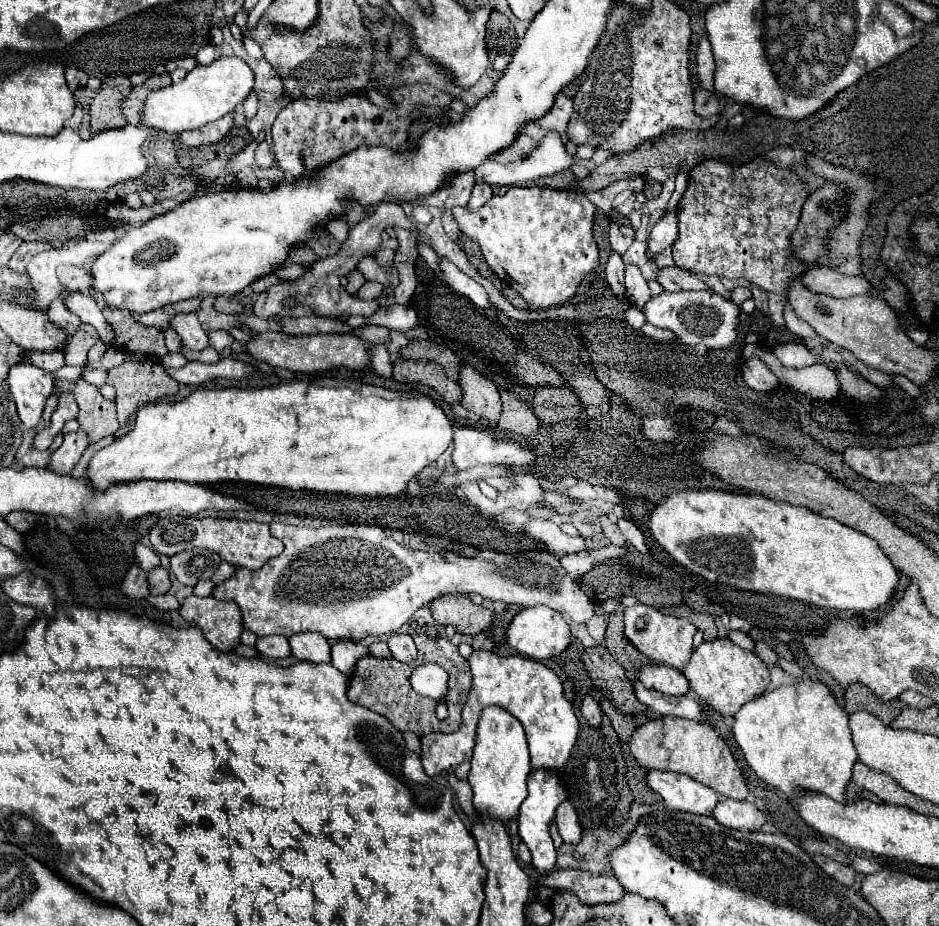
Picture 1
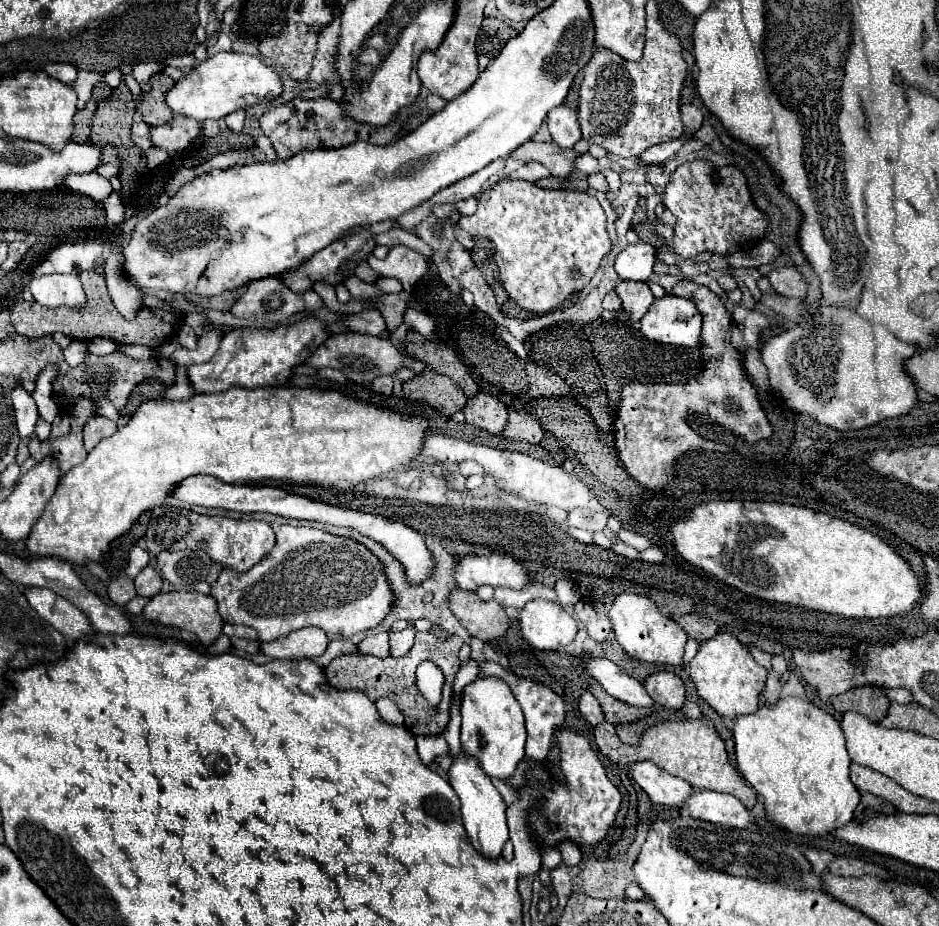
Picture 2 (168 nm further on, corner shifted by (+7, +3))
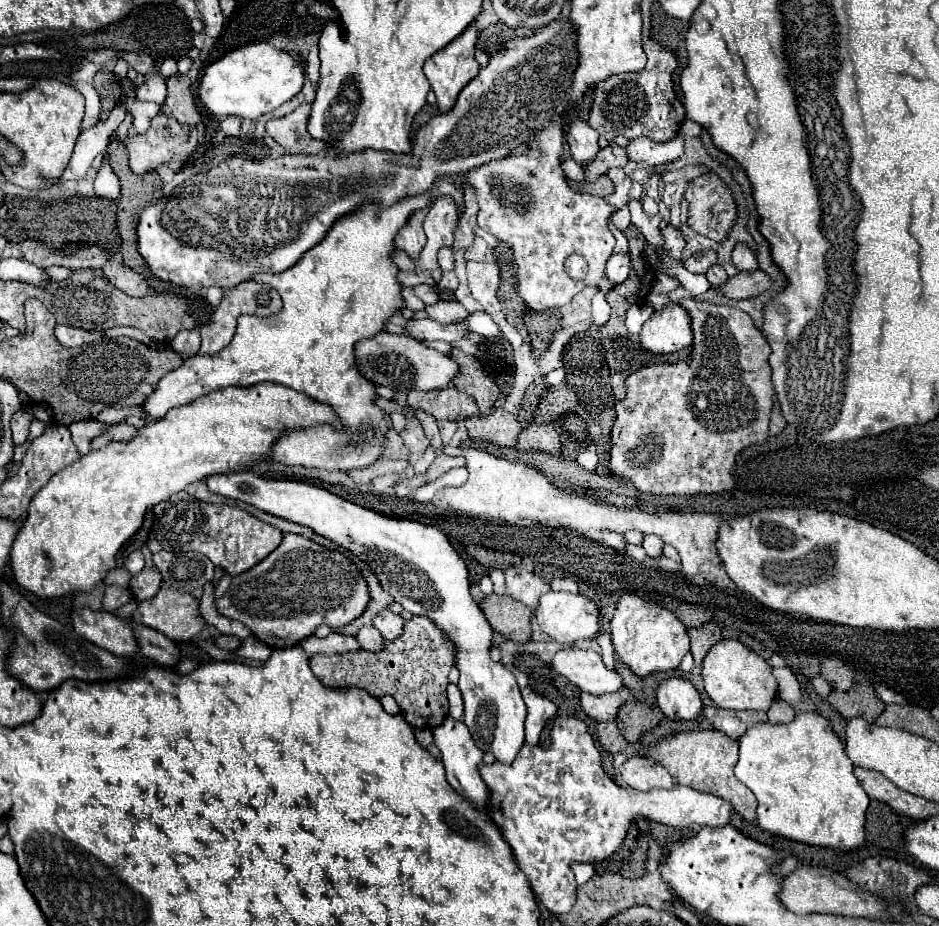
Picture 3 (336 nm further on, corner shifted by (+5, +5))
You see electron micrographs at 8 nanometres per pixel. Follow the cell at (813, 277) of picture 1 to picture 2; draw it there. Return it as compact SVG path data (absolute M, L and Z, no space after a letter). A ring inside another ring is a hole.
M777 268L769 274L773 290L781 296L791 296L803 300L807 296L807 282L797 268Z

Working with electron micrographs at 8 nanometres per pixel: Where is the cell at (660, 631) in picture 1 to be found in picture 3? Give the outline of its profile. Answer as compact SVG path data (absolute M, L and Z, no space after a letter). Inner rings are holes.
M635 594L621 596L611 618L609 632L615 656L639 678L645 678L655 672L675 670L681 664L683 656L689 652L689 636L679 618L659 604L643 602Z

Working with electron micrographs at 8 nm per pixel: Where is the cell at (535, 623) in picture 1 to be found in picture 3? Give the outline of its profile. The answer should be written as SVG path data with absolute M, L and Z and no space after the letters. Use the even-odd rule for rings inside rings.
M547 592L539 600L539 608L535 610L537 624L545 634L549 634L559 644L573 644L577 640L595 640L601 632L601 614L599 604L583 594L571 592Z

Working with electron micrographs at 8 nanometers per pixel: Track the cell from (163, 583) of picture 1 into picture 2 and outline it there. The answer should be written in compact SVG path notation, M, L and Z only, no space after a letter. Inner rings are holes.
M143 568L137 576L135 576L135 588L137 588L137 594L139 596L145 596L145 598L151 598L155 594L161 592L161 576L151 568Z

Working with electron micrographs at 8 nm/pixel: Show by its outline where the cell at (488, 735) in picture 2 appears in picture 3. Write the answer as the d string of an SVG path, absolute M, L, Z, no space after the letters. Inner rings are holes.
M229 472L209 476L207 486L215 494L247 502L267 514L307 526L319 536L325 536L337 546L353 552L373 570L381 588L393 596L395 602L413 616L429 618L455 648L455 666L461 672L459 690L465 702L463 722L471 730L475 744L483 752L495 754L499 762L513 762L525 742L523 722L527 708L515 676L501 662L495 662L489 656L493 646L493 628L481 606L471 596L467 564L443 532L417 520L387 518L301 480L261 478L255 472Z

